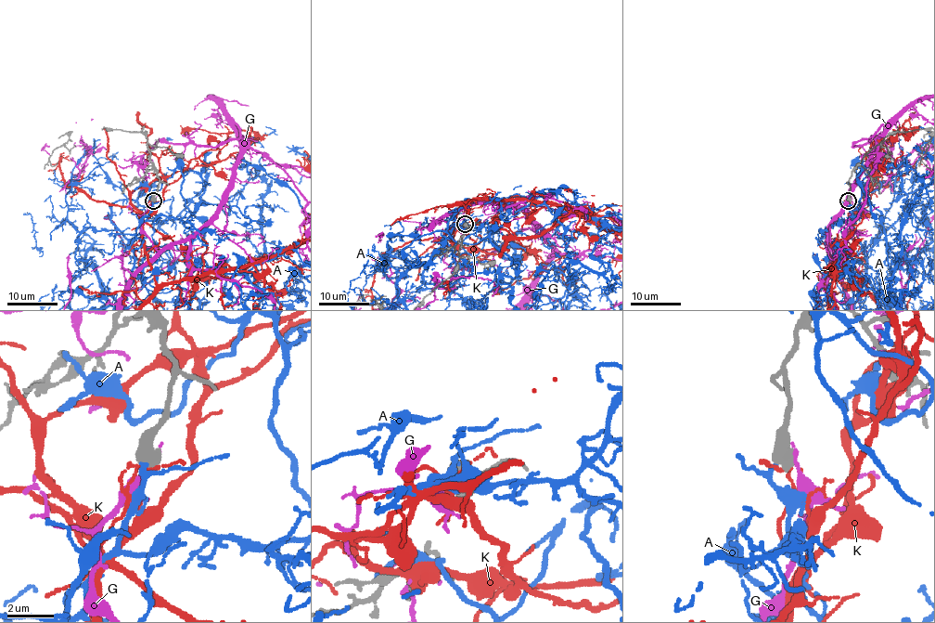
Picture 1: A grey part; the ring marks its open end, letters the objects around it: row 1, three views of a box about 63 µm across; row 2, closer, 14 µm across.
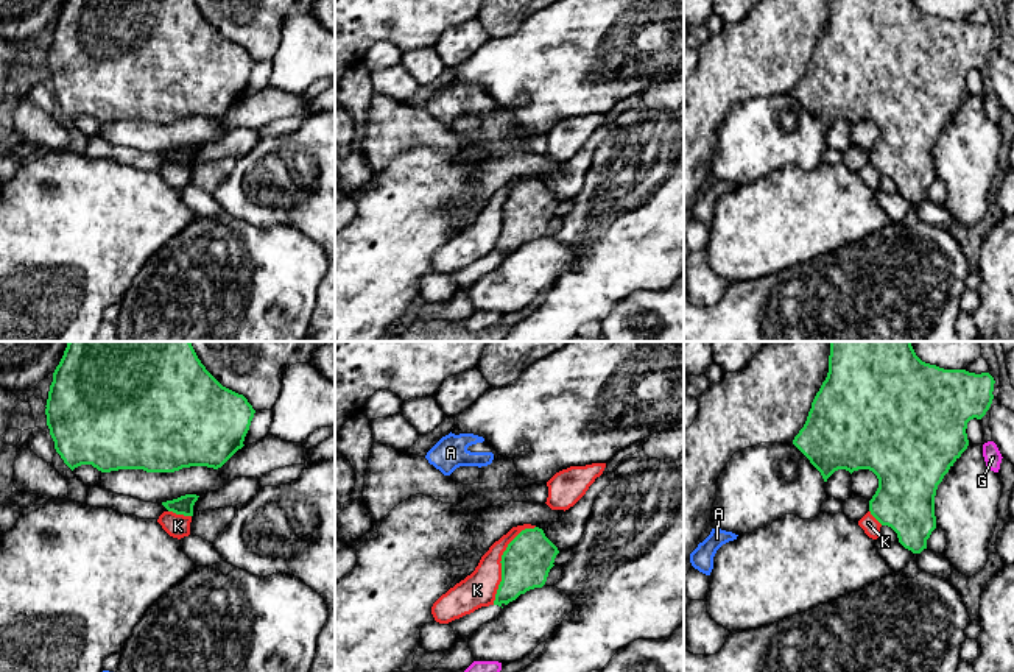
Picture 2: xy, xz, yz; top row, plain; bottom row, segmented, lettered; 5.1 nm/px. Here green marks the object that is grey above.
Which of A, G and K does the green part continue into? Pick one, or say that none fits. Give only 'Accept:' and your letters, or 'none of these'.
Accept: A

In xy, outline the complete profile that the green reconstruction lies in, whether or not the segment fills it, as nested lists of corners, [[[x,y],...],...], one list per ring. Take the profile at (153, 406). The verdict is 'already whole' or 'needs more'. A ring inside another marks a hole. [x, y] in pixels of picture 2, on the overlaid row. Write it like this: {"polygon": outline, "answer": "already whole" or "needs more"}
{"polygon": [[[69,341],[64,355],[53,373],[45,405],[47,426],[55,449],[73,471],[81,465],[92,465],[101,472],[118,469],[143,469],[146,472],[174,472],[190,466],[221,468],[245,444],[255,410],[243,394],[223,387],[201,363],[190,341]]], "answer": "already whole"}

